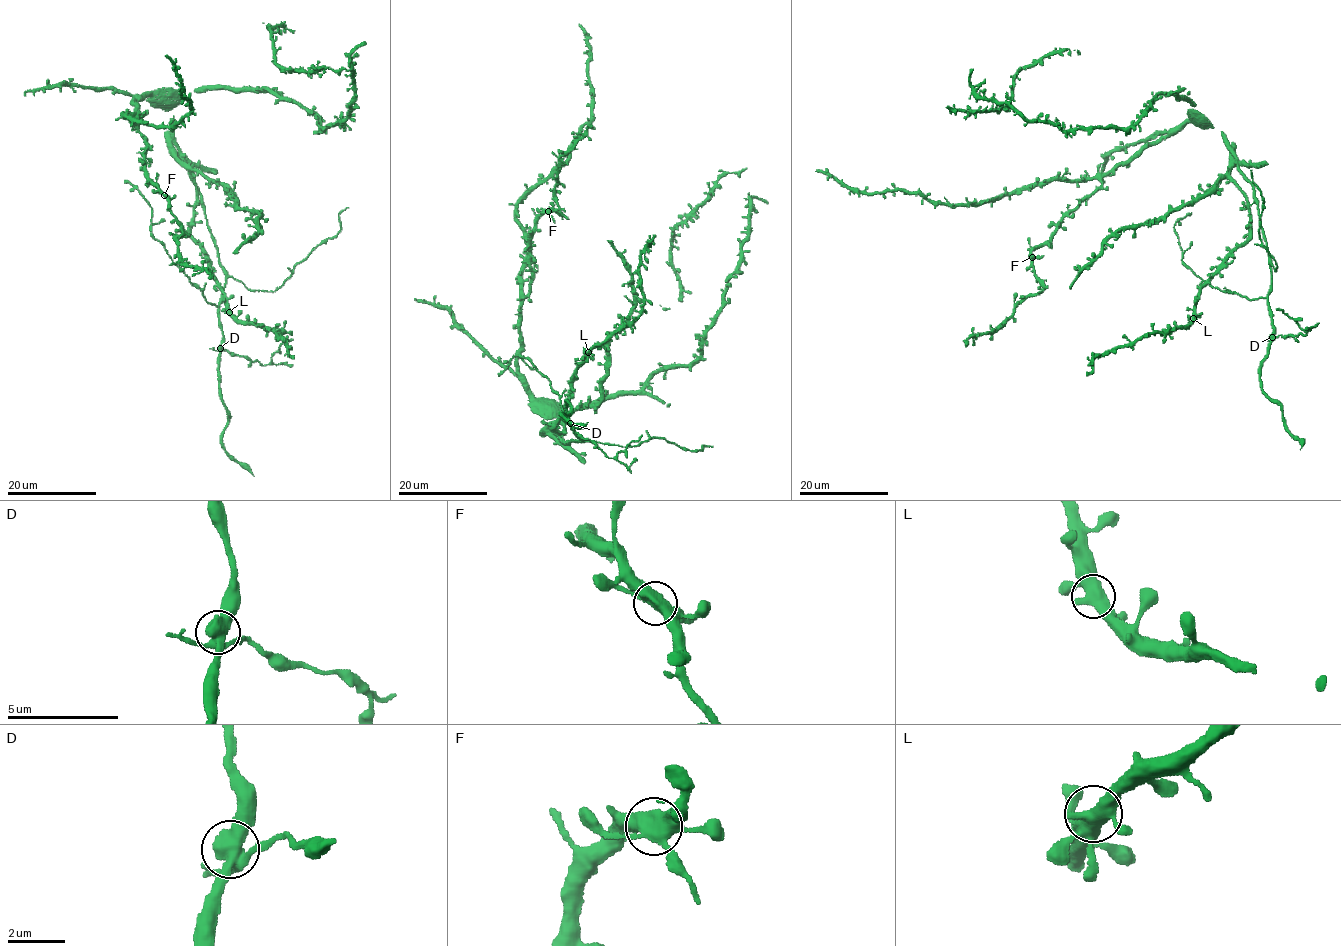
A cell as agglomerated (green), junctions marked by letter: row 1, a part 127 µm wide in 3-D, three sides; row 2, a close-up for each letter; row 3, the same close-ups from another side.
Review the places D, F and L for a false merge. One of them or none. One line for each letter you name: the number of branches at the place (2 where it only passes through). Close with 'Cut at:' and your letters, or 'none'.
D: 4
Cut at: D

